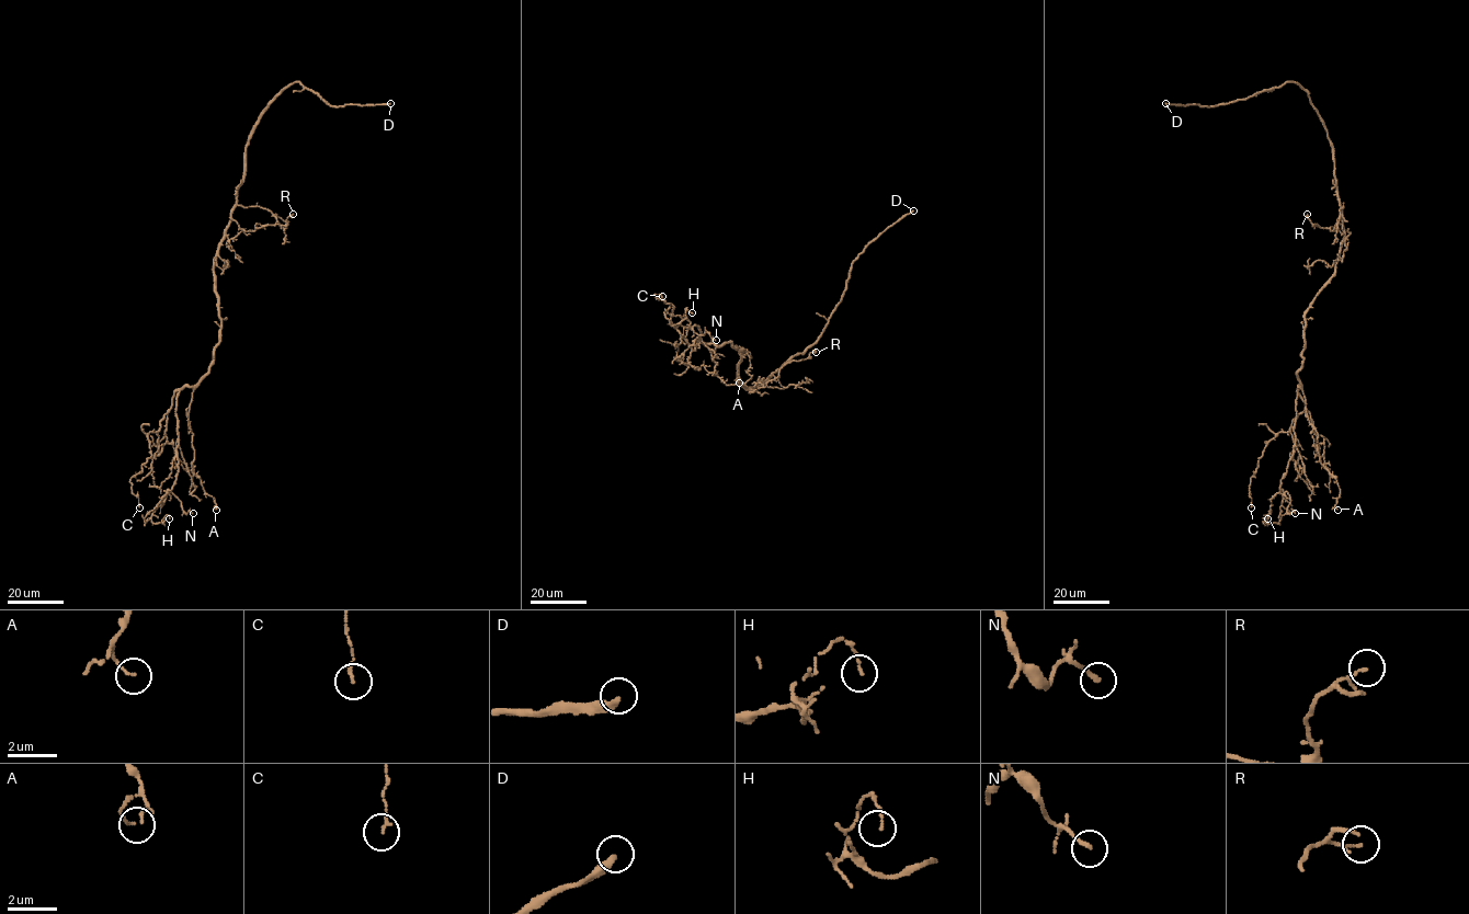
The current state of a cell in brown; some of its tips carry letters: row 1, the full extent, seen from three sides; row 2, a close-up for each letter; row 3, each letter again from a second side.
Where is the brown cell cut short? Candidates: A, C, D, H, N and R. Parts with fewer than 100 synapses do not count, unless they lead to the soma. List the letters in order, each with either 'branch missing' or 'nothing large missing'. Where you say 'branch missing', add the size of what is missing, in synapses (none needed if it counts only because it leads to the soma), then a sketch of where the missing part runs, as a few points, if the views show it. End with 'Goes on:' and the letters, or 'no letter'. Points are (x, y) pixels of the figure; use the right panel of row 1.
A: nothing large missing
C: nothing large missing
D: branch missing | 450 syn
H: nothing large missing
N: nothing large missing
R: nothing large missing
Goes on: D

